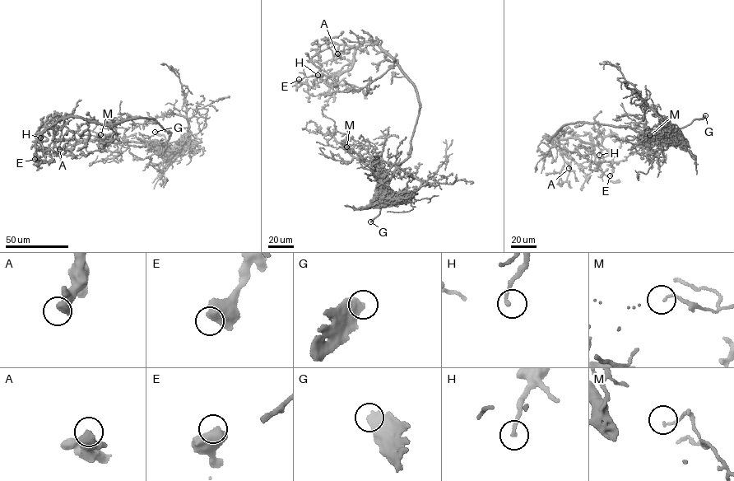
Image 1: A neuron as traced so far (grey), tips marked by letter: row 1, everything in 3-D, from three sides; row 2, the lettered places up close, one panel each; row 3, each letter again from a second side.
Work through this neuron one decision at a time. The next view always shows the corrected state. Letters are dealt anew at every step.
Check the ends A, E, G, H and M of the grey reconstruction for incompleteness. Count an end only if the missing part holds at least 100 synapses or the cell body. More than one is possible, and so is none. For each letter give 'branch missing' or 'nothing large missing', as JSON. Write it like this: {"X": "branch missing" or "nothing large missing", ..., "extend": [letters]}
{"A": "nothing large missing", "E": "nothing large missing", "G": "branch missing", "H": "nothing large missing", "M": "nothing large missing", "extend": ["G"]}

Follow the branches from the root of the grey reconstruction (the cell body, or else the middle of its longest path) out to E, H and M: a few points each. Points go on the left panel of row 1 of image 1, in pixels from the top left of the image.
E: (155, 121), (141, 117), (101, 125), (76, 116), (63, 118), (60, 126), (43, 130), (34, 159)
H: (155, 121), (141, 117), (101, 125), (67, 117), (61, 119), (65, 121), (60, 126), (44, 129), (40, 137)
M: (155, 121), (171, 133), (167, 141), (166, 151), (158, 150), (140, 142), (110, 142), (109, 133), (100, 134)

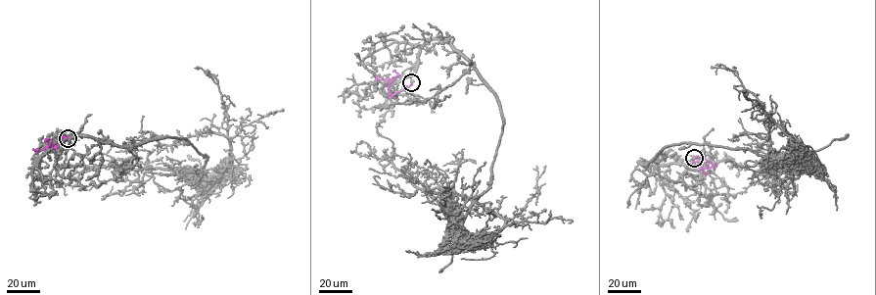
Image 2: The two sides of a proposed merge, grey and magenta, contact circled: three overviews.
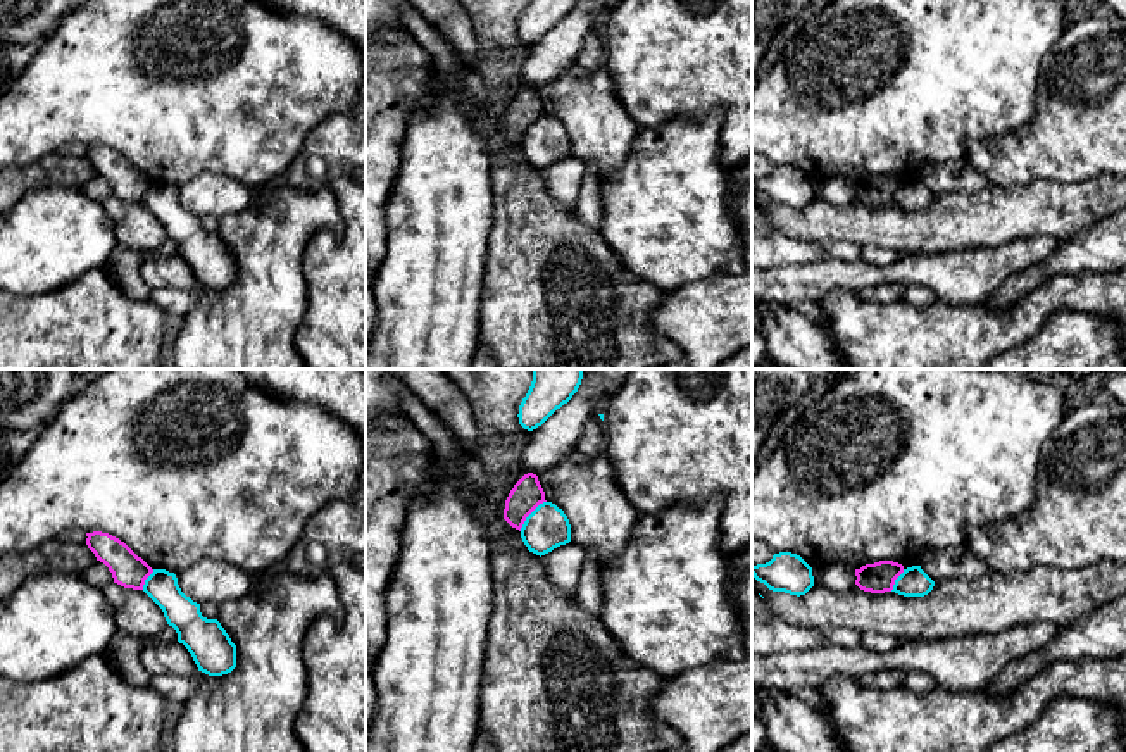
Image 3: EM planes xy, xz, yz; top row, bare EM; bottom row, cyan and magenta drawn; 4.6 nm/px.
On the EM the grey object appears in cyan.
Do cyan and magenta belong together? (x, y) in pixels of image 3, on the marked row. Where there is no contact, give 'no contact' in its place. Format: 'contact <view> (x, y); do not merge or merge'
contact xz (530, 514); do not merge

